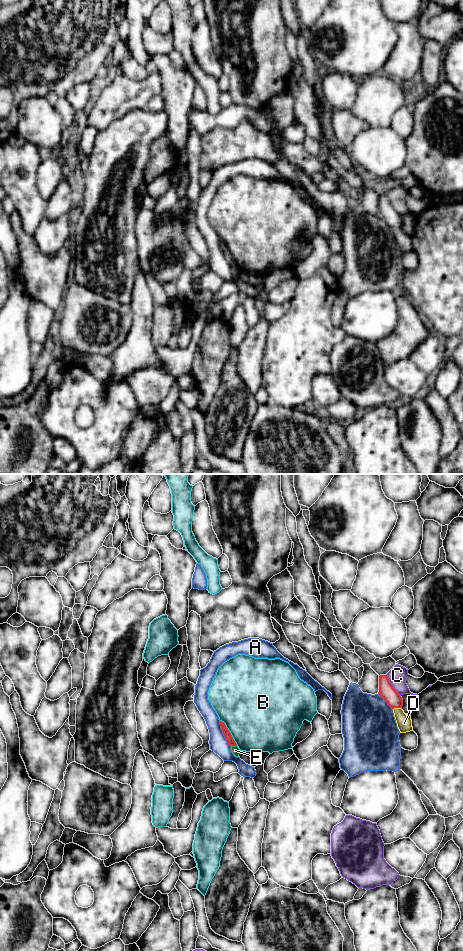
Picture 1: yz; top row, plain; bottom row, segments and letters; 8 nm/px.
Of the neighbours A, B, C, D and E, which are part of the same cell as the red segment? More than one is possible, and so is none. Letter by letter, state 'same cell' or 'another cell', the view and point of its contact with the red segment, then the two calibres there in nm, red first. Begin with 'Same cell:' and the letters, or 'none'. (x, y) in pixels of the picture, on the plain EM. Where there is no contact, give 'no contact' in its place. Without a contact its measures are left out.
Same cell: none
A: another cell; meets red in yz at (223, 253); 60 nm thick on the red side, 140 nm on the other
B: another cell; meets red in yz at (229, 252); 60 nm thick on the red side, 480 nm on the other
C: another cell; meets red in yz at (391, 205); 120 nm thick on the red side, 140 nm on the other
D: another cell; meets red in yz at (396, 227); 120 nm thick on the red side, 130 nm on the other
E: another cell; meets red in yz at (234, 265); 60 nm thick on the red side, 60 nm on the other

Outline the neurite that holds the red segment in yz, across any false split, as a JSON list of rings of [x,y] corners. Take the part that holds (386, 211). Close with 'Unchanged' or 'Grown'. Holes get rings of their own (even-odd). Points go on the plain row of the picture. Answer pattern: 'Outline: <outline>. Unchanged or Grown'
Outline: [[[387,195],[379,196],[379,212],[378,214],[388,223],[388,225],[394,228],[402,228],[403,219],[401,215],[393,208]]]. Unchanged

